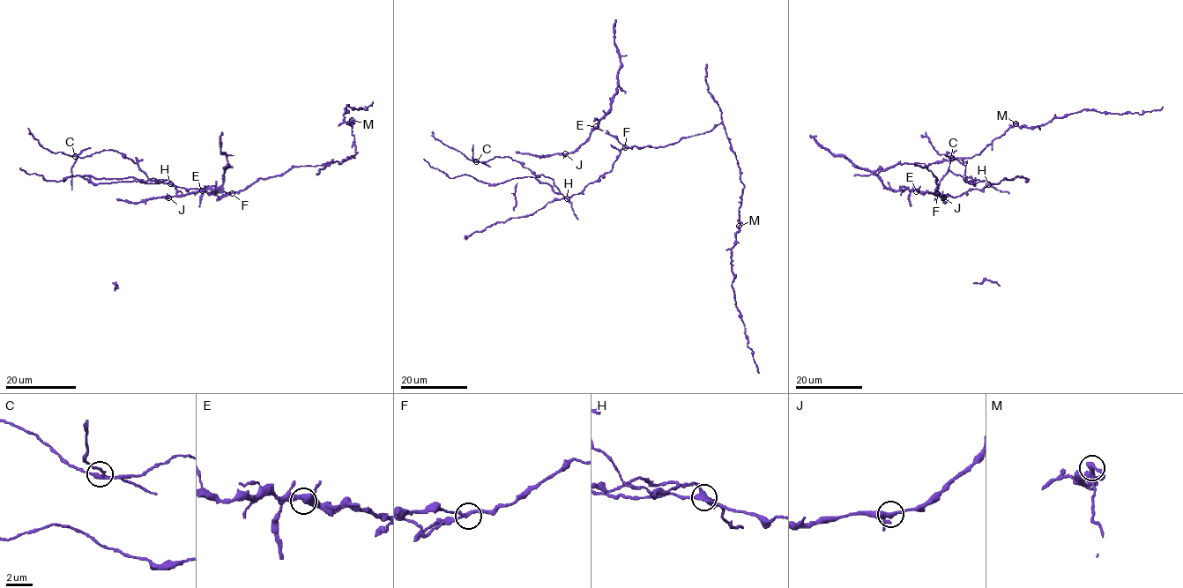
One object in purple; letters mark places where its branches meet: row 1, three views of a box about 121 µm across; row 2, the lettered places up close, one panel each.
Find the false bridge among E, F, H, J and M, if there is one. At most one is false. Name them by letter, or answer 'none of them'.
H

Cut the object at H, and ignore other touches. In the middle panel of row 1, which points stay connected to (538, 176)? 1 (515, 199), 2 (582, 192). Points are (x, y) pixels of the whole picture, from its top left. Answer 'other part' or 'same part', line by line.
1: other part
2: other part

